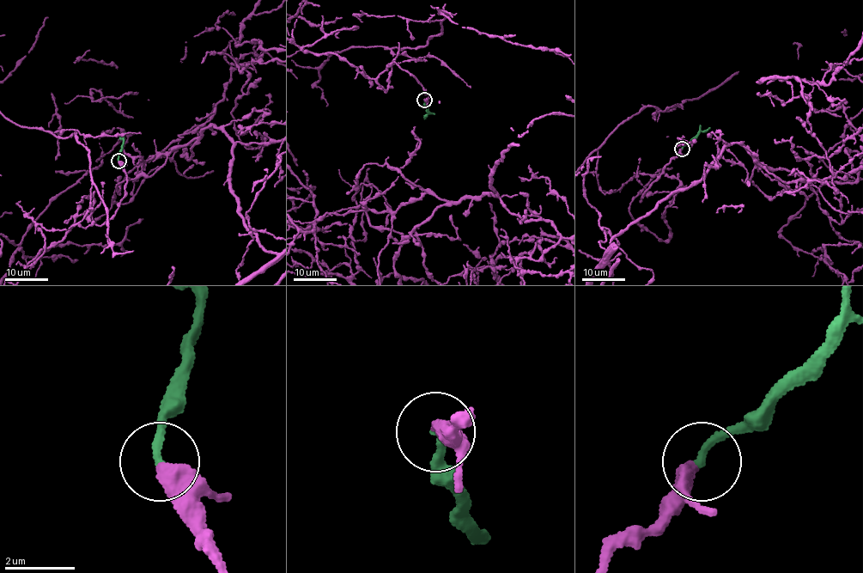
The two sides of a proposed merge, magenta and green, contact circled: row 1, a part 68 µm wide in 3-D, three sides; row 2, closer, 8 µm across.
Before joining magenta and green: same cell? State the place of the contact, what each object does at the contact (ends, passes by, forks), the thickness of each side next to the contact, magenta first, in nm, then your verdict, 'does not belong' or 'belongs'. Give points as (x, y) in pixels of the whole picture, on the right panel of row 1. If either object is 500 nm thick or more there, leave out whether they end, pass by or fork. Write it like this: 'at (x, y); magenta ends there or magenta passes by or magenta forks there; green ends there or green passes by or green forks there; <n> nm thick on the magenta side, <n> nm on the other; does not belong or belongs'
at (682, 149); magenta ends there; green ends there; 460 nm thick on the magenta side, 240 nm on the other; belongs

